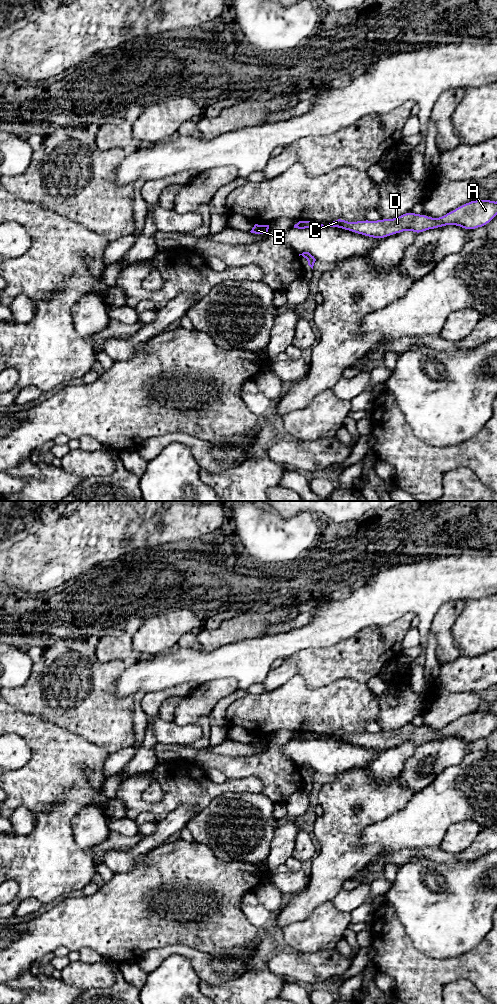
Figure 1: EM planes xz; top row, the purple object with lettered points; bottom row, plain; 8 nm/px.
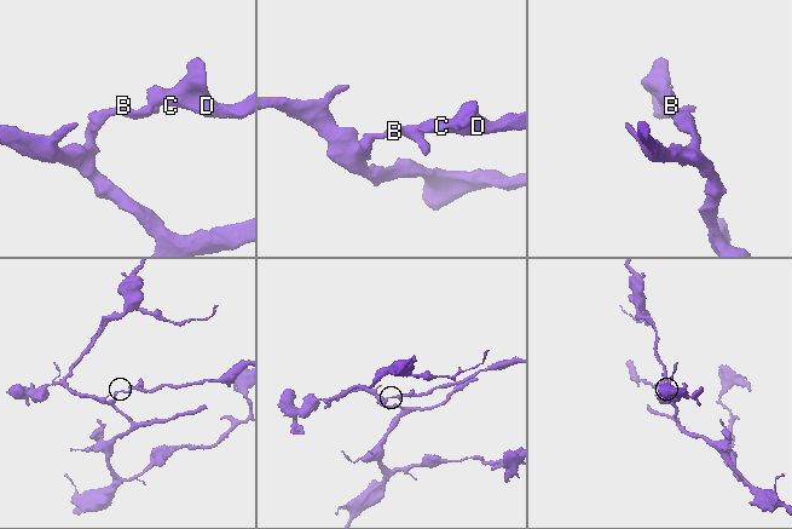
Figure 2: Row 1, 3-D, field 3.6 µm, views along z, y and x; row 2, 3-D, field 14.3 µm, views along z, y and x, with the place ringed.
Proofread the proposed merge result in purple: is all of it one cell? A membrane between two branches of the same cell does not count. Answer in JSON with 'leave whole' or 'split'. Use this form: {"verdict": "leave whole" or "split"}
{"verdict": "split"}

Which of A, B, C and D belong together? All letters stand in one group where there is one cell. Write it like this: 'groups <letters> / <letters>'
groups A C D / B

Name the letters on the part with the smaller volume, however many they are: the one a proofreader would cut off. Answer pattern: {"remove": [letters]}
{"remove": ["A", "C", "D"]}

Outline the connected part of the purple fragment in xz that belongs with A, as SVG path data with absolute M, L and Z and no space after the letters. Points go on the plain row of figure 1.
M486 710L470 713L437 731L409 723L394 731L381 731L378 733L347 734L342 730L337 730L327 738L382 751L392 746L401 745L404 742L411 742L419 746L445 737L458 737L464 741L473 742L486 738L496 727L497 714L491 714Z

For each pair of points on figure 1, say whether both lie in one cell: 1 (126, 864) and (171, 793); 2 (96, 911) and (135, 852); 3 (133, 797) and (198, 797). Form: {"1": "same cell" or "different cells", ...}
{"1": "different cells", "2": "different cells", "3": "same cell"}

